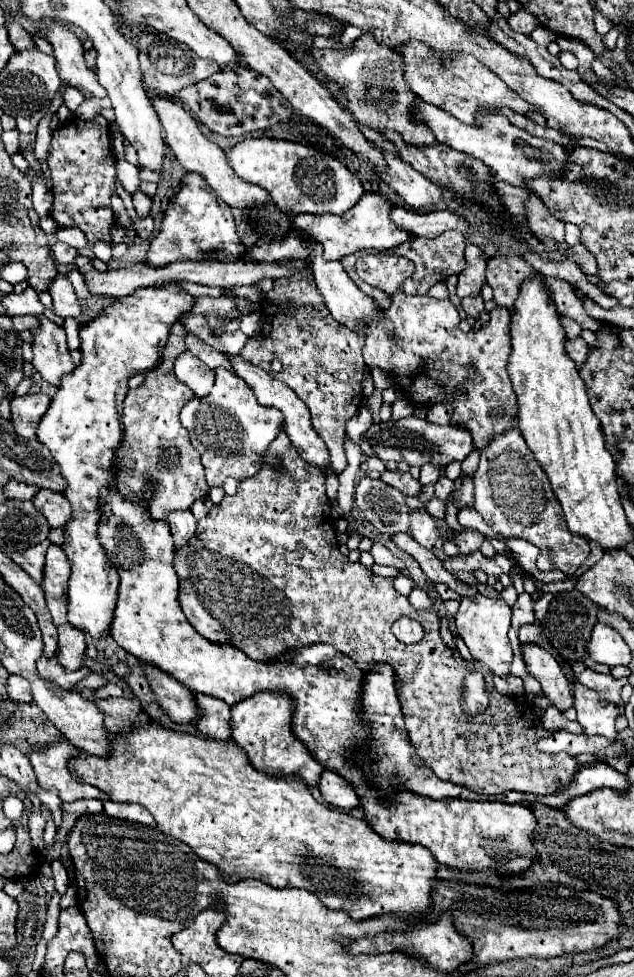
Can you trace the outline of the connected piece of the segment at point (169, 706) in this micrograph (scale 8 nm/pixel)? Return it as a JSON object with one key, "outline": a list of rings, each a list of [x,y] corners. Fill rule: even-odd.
{"outline":[[[171,678],[171,682],[163,682],[161,690],[155,692],[157,702],[169,714],[169,718],[177,724],[191,724],[197,720],[197,706],[191,698],[191,692]]]}

